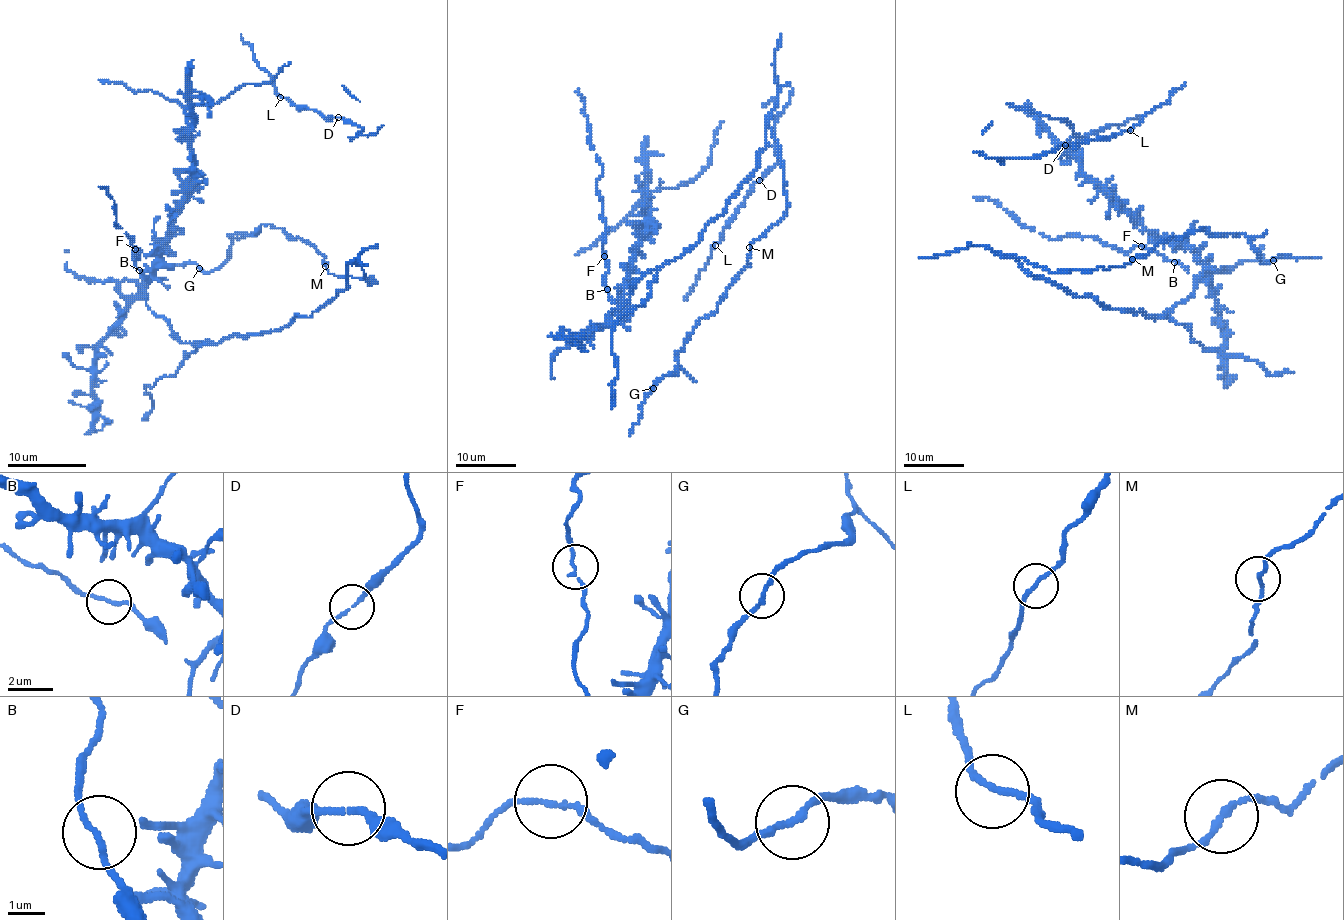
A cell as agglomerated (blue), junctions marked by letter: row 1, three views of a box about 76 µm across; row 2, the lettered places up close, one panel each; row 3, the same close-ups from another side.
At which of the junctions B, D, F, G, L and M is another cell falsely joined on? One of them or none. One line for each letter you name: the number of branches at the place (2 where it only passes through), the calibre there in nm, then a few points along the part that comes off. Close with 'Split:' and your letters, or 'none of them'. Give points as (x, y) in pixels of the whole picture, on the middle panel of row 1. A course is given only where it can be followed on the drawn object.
Split: none of them

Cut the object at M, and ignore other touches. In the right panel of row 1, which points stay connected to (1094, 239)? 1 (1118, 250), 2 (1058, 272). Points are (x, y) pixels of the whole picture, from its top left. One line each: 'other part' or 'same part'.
1: same part
2: other part

